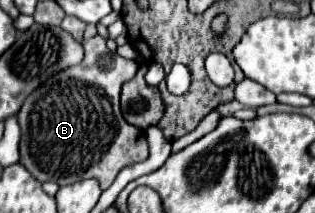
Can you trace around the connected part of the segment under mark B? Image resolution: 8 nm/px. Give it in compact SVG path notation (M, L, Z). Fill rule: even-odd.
M65 17L61 27L83 45L85 57L79 65L49 77L23 101L17 113L21 127L19 163L41 183L55 181L63 187L83 179L97 179L101 189L107 189L125 165L149 157L145 133L129 125L119 109L121 85L135 77L139 67L135 61L111 51L99 34L93 39L83 39L83 21Z

